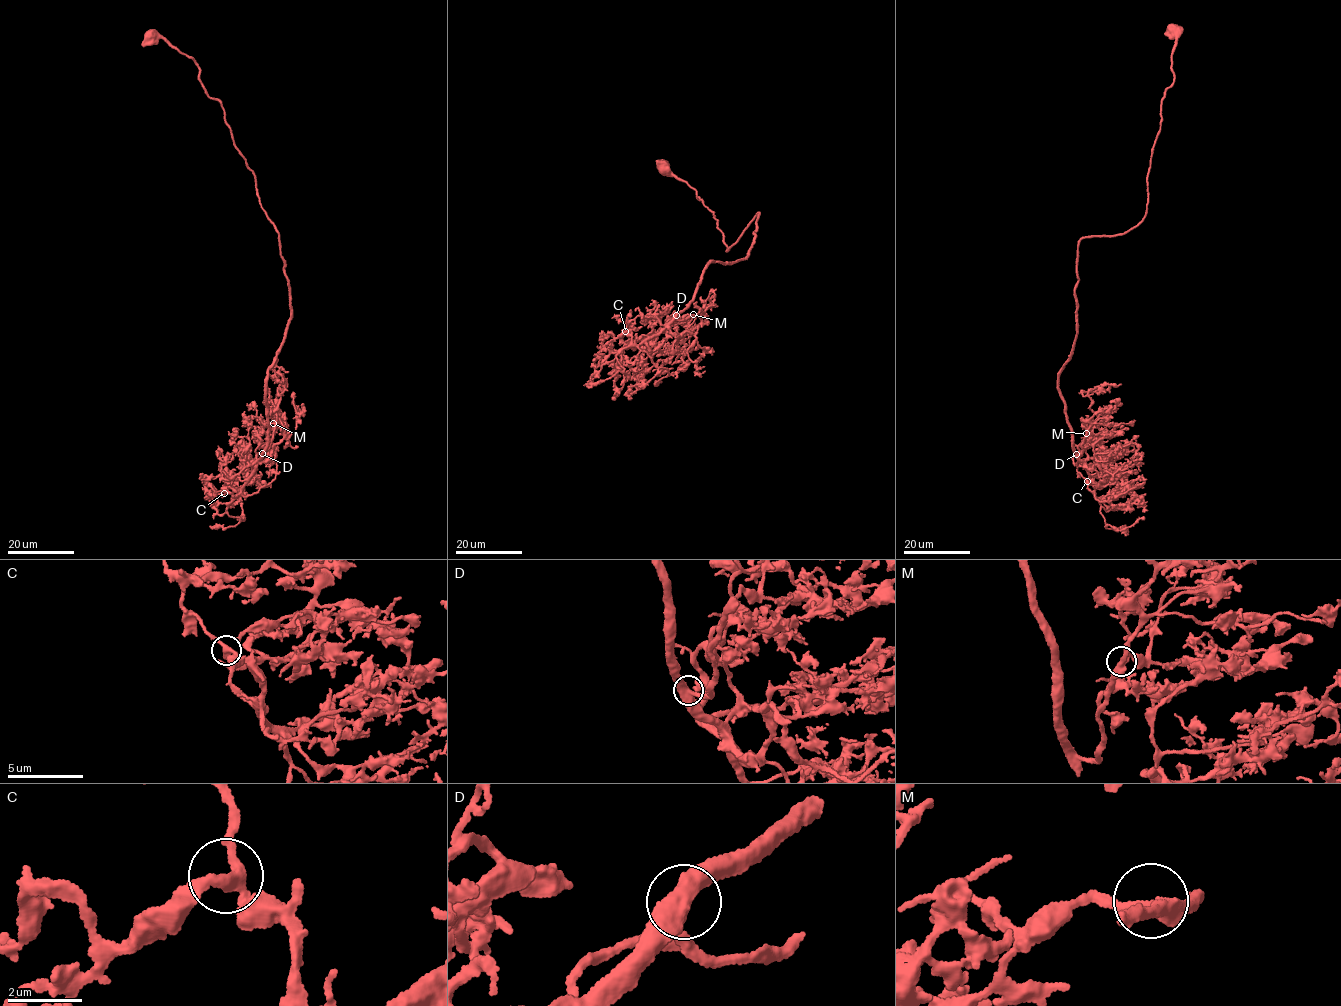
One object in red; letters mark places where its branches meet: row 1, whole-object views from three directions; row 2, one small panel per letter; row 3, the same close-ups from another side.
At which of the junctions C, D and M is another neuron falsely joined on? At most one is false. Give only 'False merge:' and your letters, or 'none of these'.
False merge: none of these

